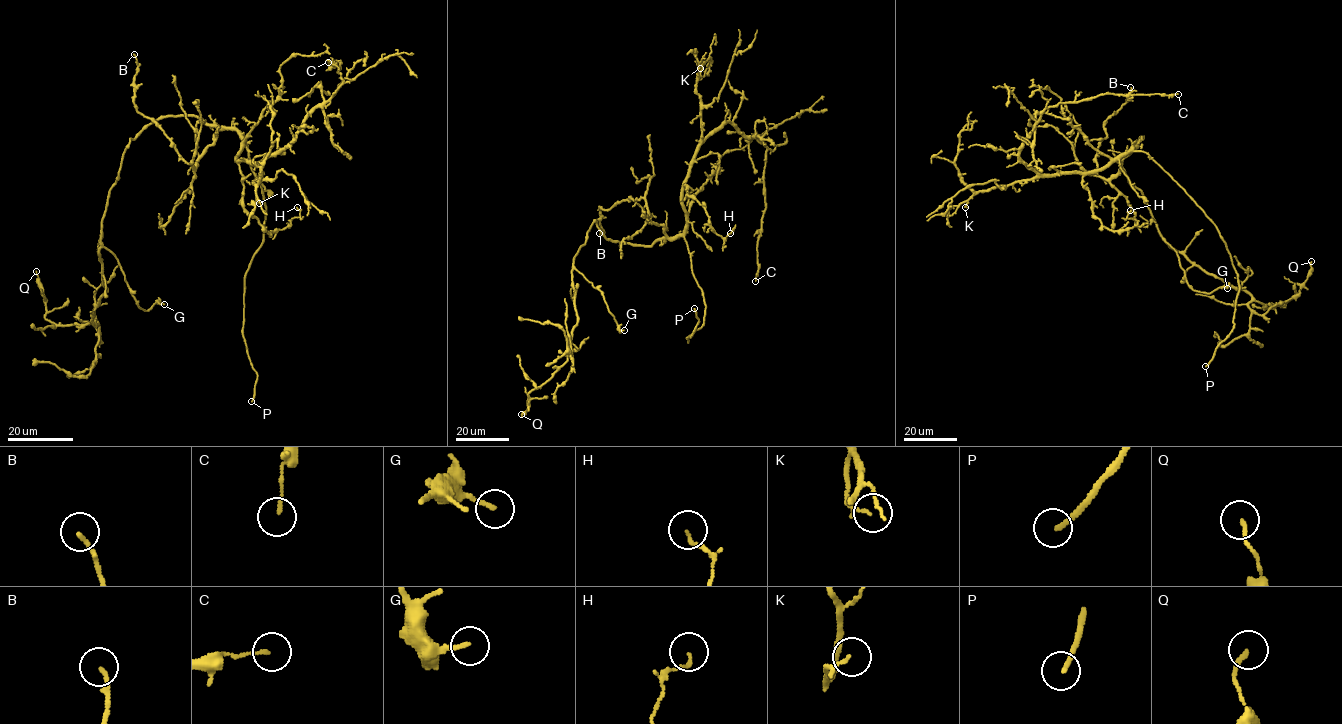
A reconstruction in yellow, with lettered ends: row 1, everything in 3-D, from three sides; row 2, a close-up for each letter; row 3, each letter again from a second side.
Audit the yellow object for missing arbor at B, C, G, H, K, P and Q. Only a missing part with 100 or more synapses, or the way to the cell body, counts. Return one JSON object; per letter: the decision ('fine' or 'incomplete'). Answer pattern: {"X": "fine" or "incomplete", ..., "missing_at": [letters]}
{"B": "fine", "C": "fine", "G": "fine", "H": "fine", "K": "fine", "P": "incomplete", "Q": "fine", "missing_at": ["P"]}

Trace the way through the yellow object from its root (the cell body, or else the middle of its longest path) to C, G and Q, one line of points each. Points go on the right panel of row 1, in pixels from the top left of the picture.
C: (1142, 137), (1111, 162), (1087, 172), (1039, 174), (1019, 156), (1041, 113), (1059, 103), (1105, 94), (1178, 94)
G: (1142, 137), (1128, 155), (1119, 157), (1128, 182), (1144, 197), (1187, 283), (1208, 293), (1227, 288)
Q: (1142, 137), (1118, 162), (1171, 247), (1265, 304), (1291, 298), (1307, 279), (1311, 261)

